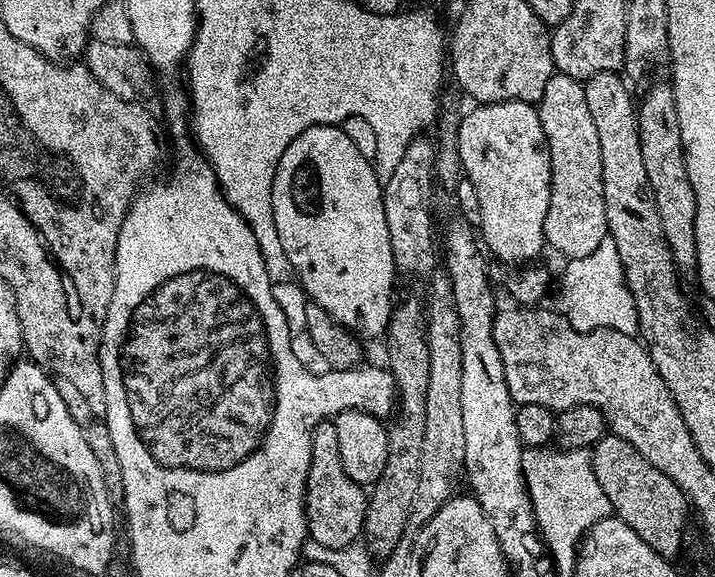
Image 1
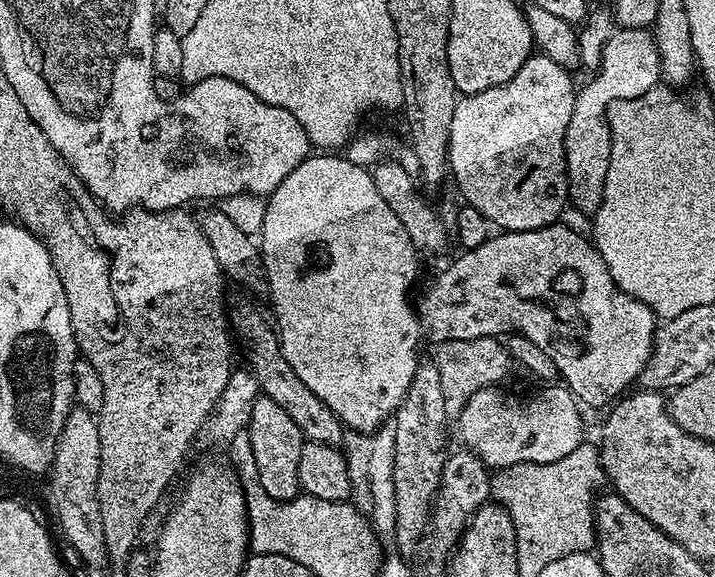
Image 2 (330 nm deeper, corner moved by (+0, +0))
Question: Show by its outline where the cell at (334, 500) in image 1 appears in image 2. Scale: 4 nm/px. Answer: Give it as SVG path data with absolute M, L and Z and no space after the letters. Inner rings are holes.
M262 394L254 402L246 431L254 450L254 463L258 466L258 482L262 482L262 490L275 500L292 500L301 495L298 458L302 458L302 446L306 439L293 419L278 403Z

